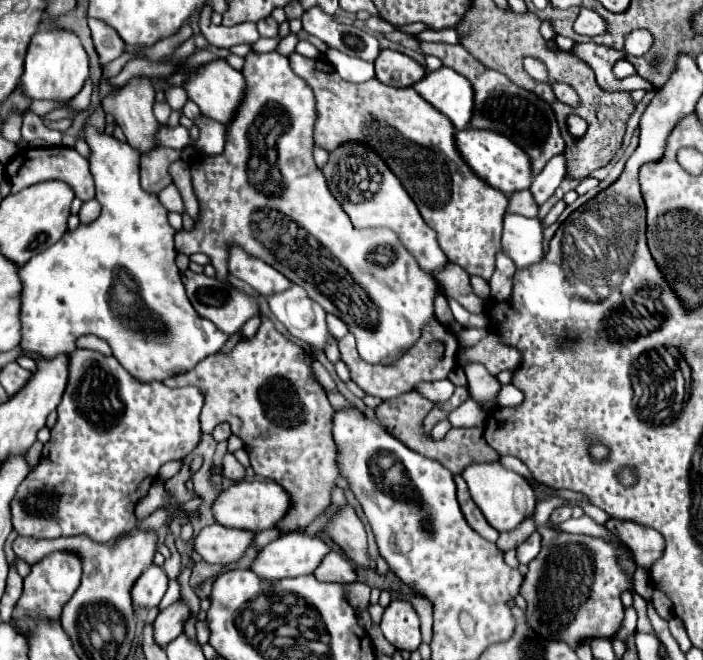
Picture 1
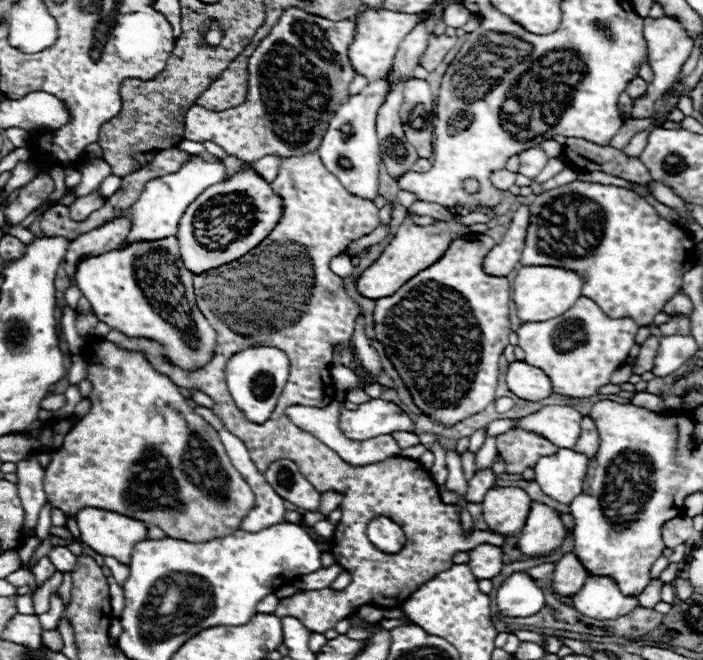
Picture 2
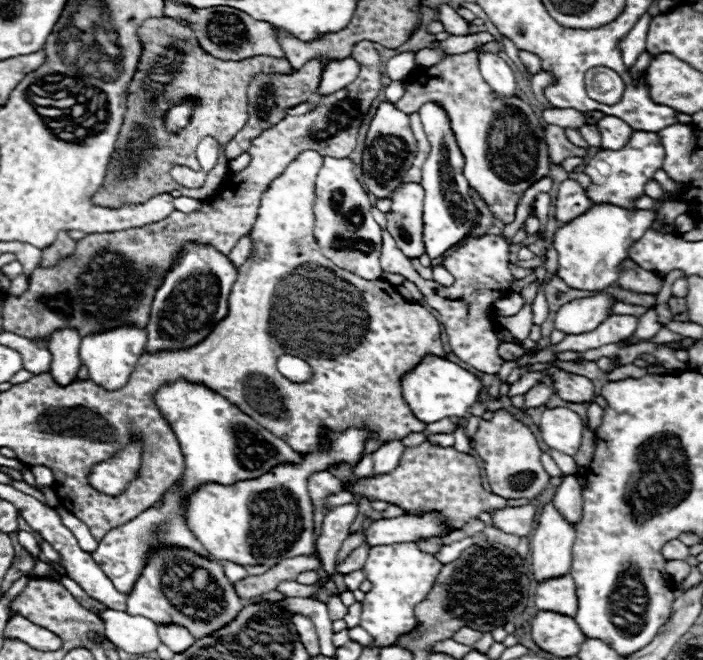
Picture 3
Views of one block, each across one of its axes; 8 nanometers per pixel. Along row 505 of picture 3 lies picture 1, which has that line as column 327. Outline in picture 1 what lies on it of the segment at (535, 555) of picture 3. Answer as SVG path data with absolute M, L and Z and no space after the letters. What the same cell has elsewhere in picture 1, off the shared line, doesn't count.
M290 532L264 546L252 560L250 570L262 580L312 574L328 552L330 548L318 536Z

